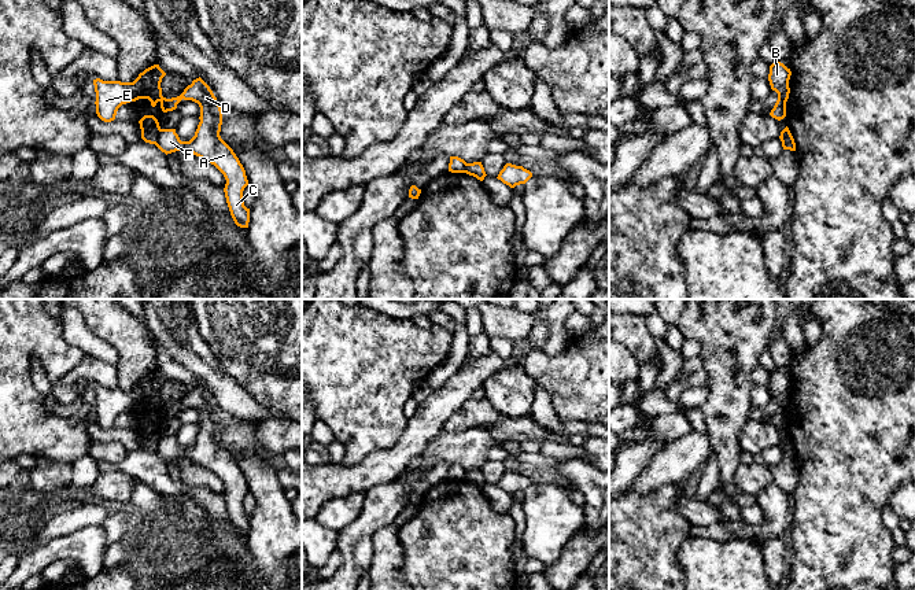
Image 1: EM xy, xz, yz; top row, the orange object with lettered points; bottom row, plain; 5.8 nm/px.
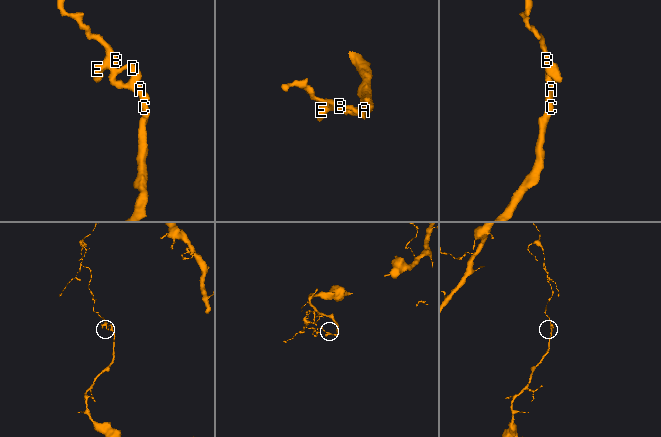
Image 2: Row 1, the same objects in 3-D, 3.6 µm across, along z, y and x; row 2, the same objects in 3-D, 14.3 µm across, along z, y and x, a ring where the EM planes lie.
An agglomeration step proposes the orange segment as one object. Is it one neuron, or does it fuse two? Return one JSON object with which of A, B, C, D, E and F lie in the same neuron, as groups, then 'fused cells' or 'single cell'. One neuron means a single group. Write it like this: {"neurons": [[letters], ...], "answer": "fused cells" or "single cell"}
{"neurons": [["A", "C", "D", "F"], ["B", "E"]], "answer": "fused cells"}

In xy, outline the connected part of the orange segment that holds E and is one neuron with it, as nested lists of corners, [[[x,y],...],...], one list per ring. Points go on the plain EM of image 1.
[[[154,372],[140,380],[133,390],[93,387],[97,424],[104,429],[111,429],[122,412],[139,406],[148,406],[155,414],[163,406],[161,390],[165,383],[159,372]]]

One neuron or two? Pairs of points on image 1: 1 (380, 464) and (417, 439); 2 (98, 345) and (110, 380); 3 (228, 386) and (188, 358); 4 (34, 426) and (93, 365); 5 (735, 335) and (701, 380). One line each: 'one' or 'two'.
1: one
2: two
3: one
4: two
5: two

